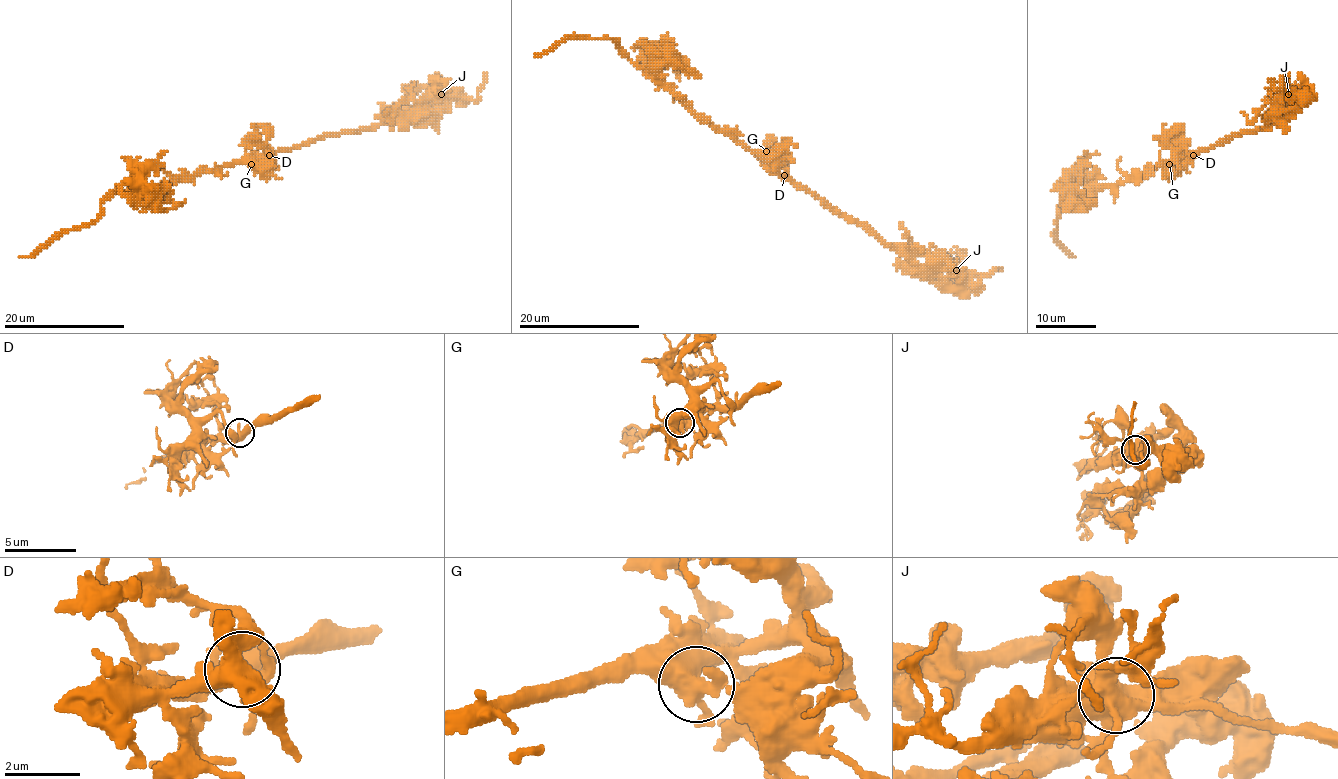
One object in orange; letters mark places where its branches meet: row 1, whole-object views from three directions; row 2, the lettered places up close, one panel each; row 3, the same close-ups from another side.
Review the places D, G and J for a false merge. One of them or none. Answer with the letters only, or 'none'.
J

